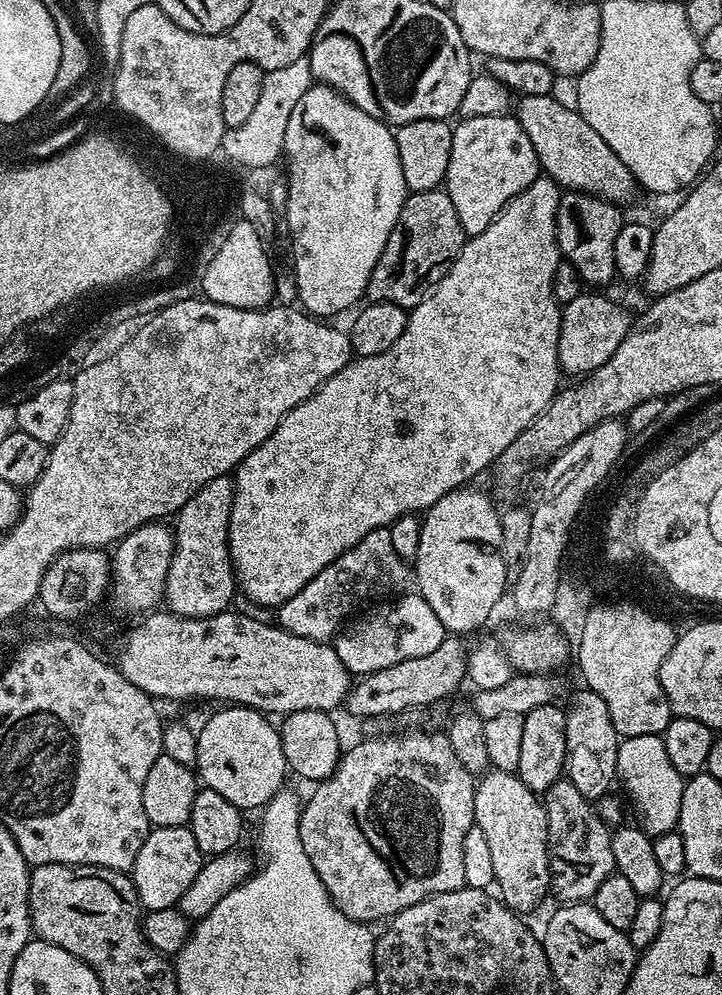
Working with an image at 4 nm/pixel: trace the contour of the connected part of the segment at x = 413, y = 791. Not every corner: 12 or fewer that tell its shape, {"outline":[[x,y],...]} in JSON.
{"outline":[[447,735],[345,751],[300,810],[346,918],[465,887]]}

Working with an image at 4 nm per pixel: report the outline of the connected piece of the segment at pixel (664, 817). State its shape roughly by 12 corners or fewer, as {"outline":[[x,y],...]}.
{"outline":[[663,735],[619,741],[616,775],[635,827],[677,831],[686,777]]}

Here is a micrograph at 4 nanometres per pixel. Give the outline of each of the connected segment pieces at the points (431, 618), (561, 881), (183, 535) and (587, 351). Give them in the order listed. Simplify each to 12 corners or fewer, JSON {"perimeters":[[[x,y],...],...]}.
{"perimeters":[[[418,594],[377,603],[335,637],[353,677],[442,646]],[[561,778],[543,793],[553,897],[591,901],[612,832]],[[233,477],[175,513],[163,603],[176,616],[229,611]],[[608,296],[563,305],[561,373],[583,378],[610,362],[634,316]]]}

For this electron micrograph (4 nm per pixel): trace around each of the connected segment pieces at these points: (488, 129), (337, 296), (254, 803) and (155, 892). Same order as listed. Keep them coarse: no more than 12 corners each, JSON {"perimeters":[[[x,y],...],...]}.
{"perimeters":[[[515,115],[461,119],[446,191],[477,236],[541,171]],[[316,82],[286,126],[299,307],[365,299],[410,195],[396,133]],[[224,706],[199,725],[195,771],[241,810],[289,775],[277,725]],[[187,826],[152,828],[130,873],[141,909],[177,907],[202,853]]]}

